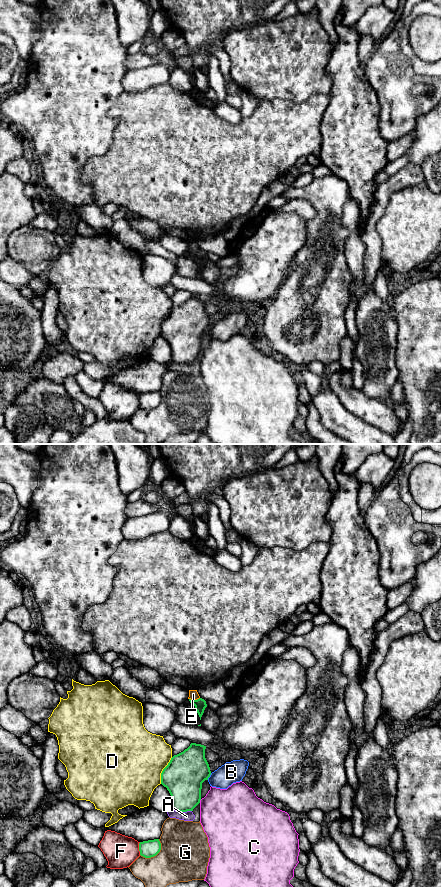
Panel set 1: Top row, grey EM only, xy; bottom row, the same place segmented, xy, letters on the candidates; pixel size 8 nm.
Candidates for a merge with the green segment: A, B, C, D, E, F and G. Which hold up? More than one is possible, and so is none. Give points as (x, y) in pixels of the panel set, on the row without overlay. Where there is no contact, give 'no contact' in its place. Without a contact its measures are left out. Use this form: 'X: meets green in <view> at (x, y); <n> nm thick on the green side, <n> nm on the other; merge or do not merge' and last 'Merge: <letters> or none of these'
A: meets green in xy at (181, 363); 300 nm thick on the green side, 80 nm on the other; do not merge
B: meets green in xy at (209, 328); 320 nm thick on the green side, 180 nm on the other; do not merge
C: meets green in xy at (199, 353); 320 nm thick on the green side, 420 nm on the other; do not merge
D: meets green in xy at (163, 322); 320 nm thick on the green side, 480 nm on the other; do not merge
E: meets green in xy at (194, 252); 100 nm thick on the green side, 80 nm on the other; do not merge
F: meets green in xy at (139, 400); 140 nm thick on the green side, 260 nm on the other; do not merge
G: meets green in xy at (155, 407); 140 nm thick on the green side, 400 nm on the other; do not merge
Merge: none of these

